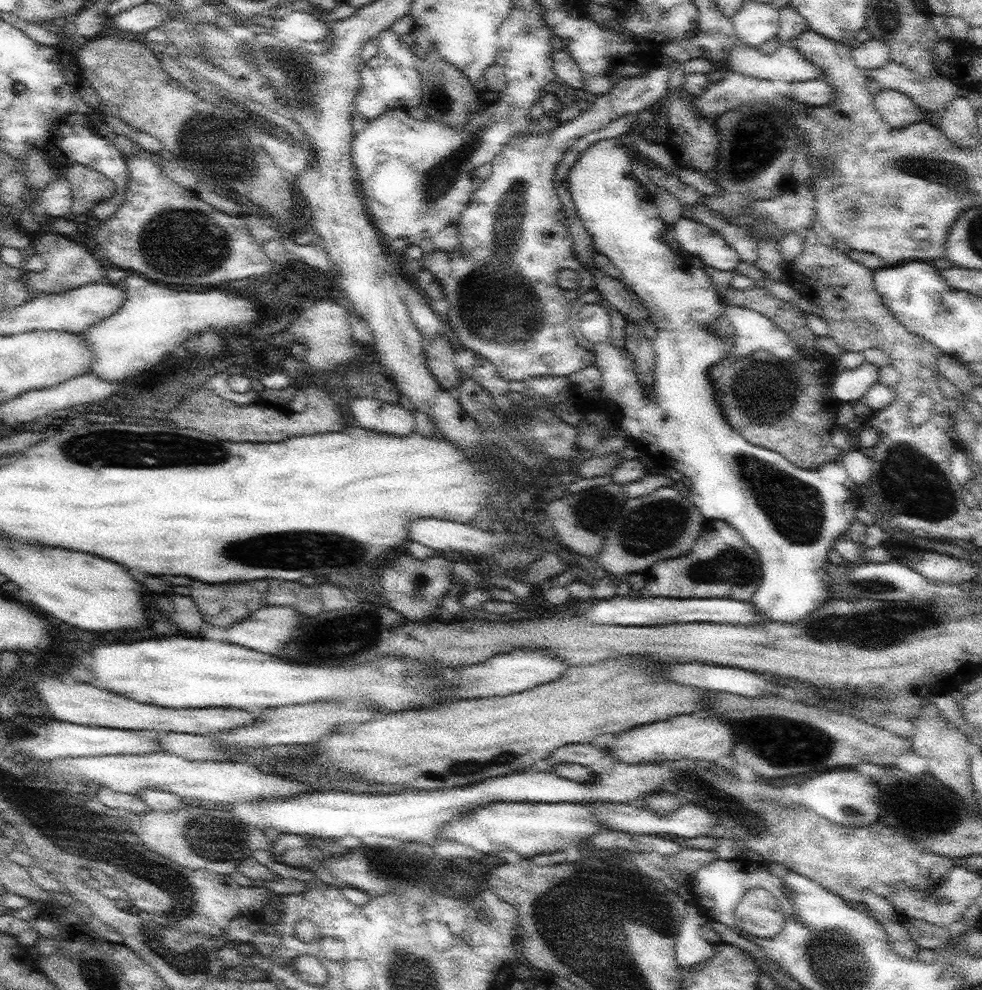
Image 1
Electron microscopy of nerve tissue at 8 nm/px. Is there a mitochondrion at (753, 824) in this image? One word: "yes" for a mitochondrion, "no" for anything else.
yes

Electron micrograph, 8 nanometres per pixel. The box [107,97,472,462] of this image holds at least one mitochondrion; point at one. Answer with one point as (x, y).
(208, 243)

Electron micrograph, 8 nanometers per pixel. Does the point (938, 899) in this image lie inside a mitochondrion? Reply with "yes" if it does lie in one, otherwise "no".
yes

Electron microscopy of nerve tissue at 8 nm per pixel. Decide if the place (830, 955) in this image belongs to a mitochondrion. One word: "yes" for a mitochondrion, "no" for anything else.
yes

